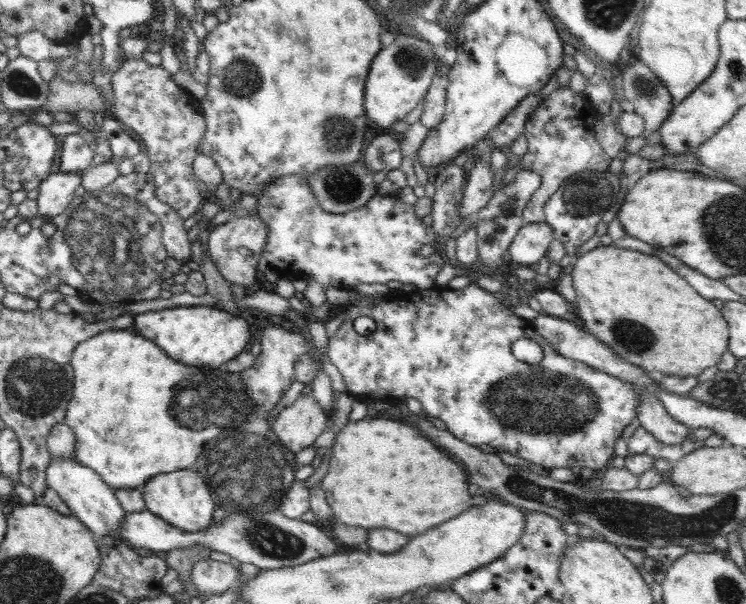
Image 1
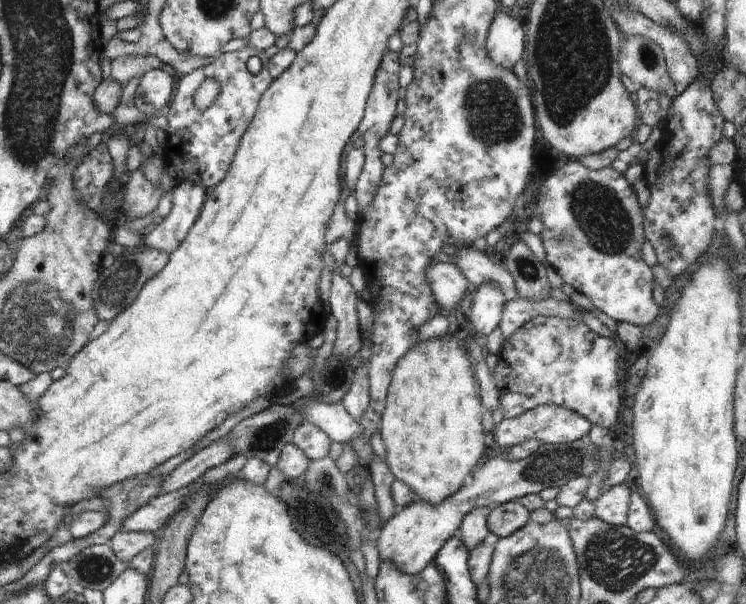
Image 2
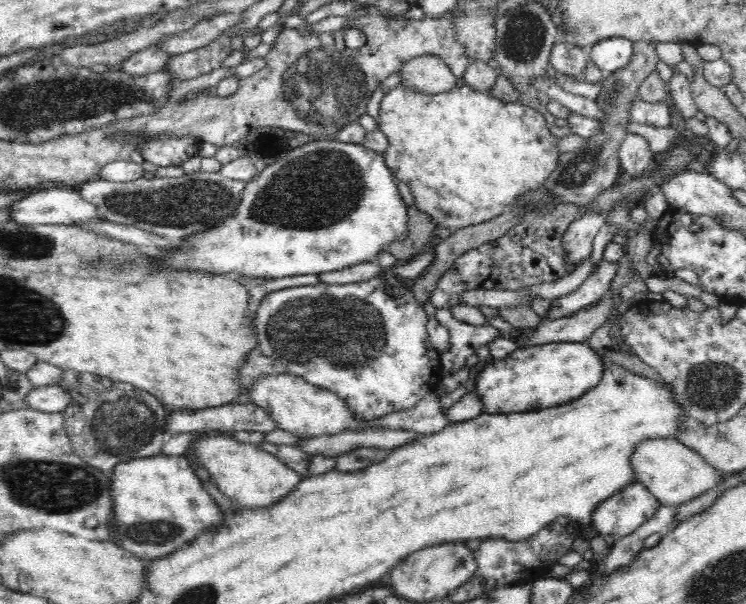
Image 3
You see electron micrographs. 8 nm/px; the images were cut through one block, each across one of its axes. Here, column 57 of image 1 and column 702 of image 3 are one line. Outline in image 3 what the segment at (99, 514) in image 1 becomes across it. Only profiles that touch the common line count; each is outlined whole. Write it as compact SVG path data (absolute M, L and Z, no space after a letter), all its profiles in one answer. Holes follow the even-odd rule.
M670 437L641 440L631 454L631 465L636 481L641 482L664 506L678 507L715 487L723 479L722 473L710 466L698 452Z

